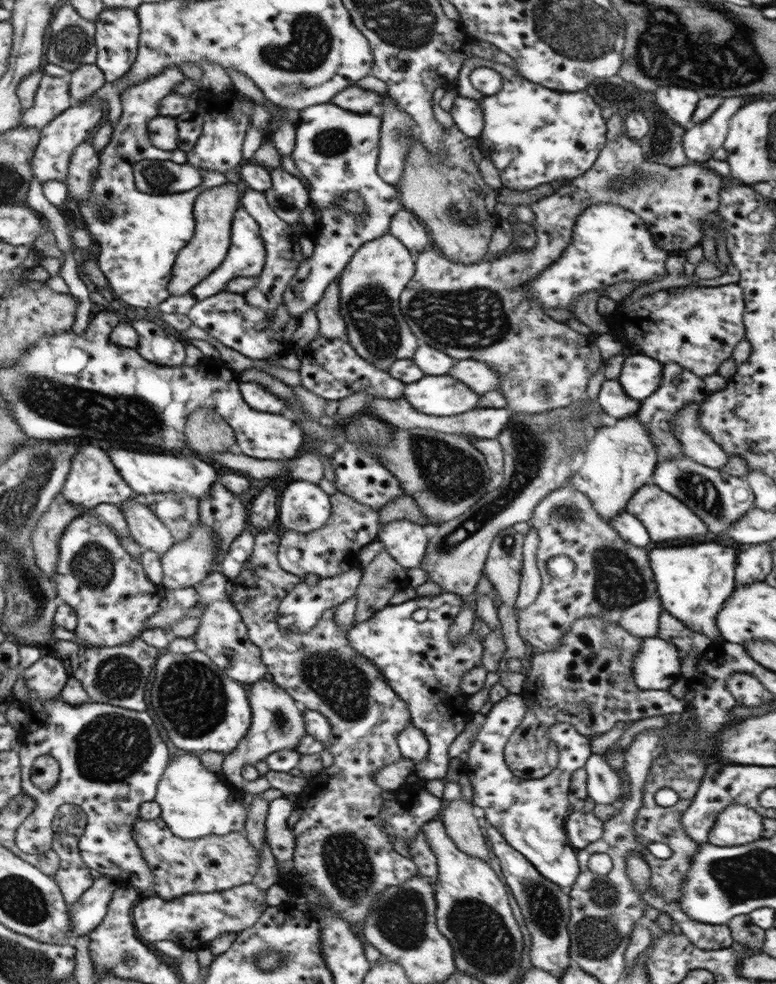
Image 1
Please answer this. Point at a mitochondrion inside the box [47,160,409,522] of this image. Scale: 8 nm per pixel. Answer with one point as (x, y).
(372, 316)

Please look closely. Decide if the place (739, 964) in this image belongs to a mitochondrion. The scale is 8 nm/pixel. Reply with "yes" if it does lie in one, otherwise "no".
no

